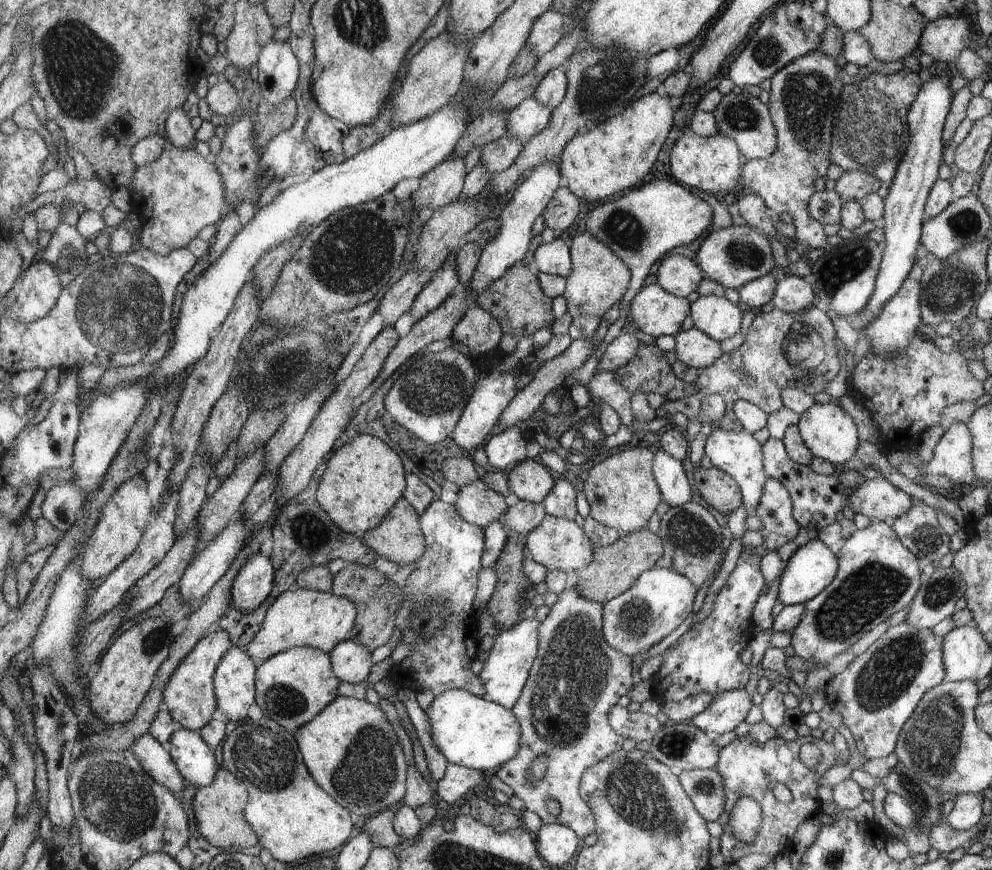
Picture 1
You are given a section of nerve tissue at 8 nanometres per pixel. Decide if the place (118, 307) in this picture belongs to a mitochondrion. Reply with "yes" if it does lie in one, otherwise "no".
yes

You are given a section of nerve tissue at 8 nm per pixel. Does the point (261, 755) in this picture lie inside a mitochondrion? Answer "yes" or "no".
yes

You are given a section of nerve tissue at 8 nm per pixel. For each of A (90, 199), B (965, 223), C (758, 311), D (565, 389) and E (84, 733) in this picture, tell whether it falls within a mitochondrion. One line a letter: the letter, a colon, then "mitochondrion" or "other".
A: other
B: mitochondrion
C: other
D: other
E: other

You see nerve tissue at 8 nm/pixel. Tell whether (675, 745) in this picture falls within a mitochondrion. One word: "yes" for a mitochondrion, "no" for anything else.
yes

